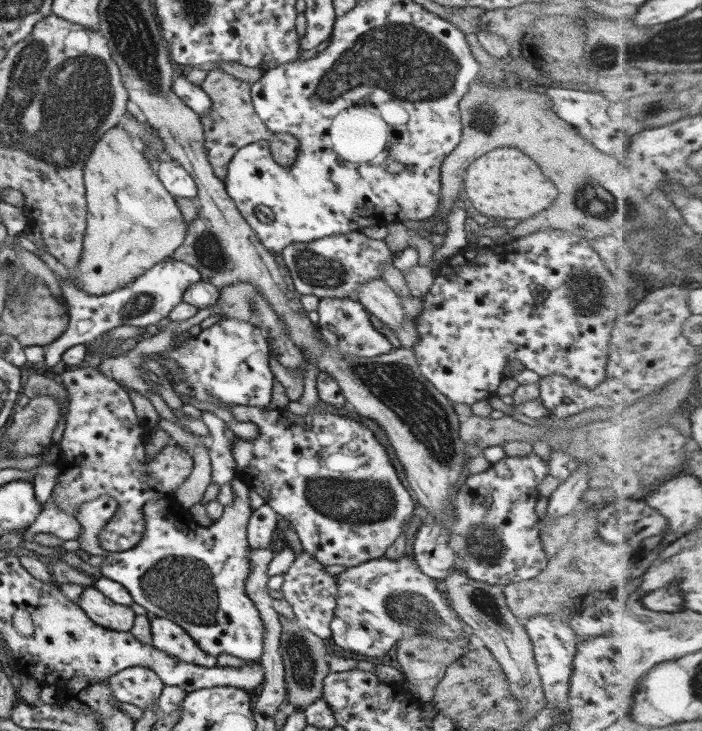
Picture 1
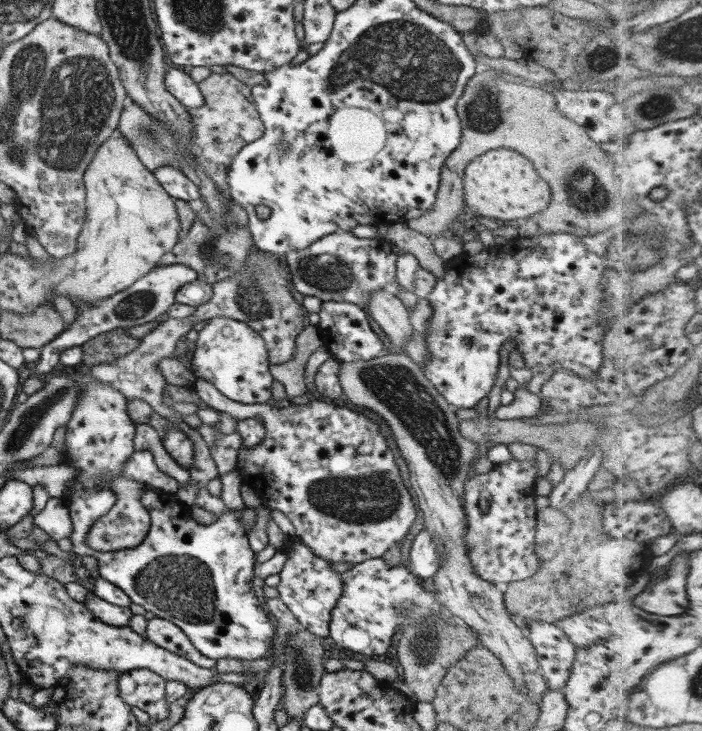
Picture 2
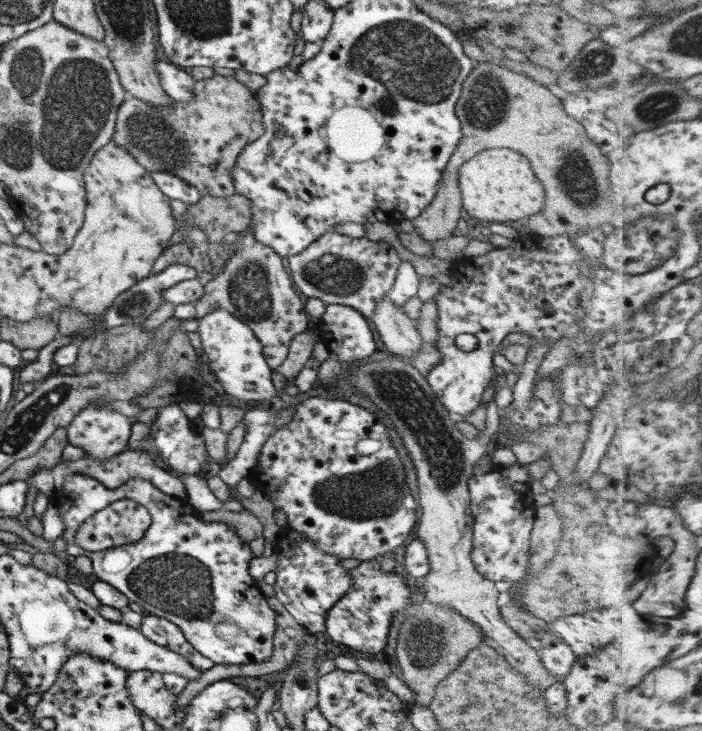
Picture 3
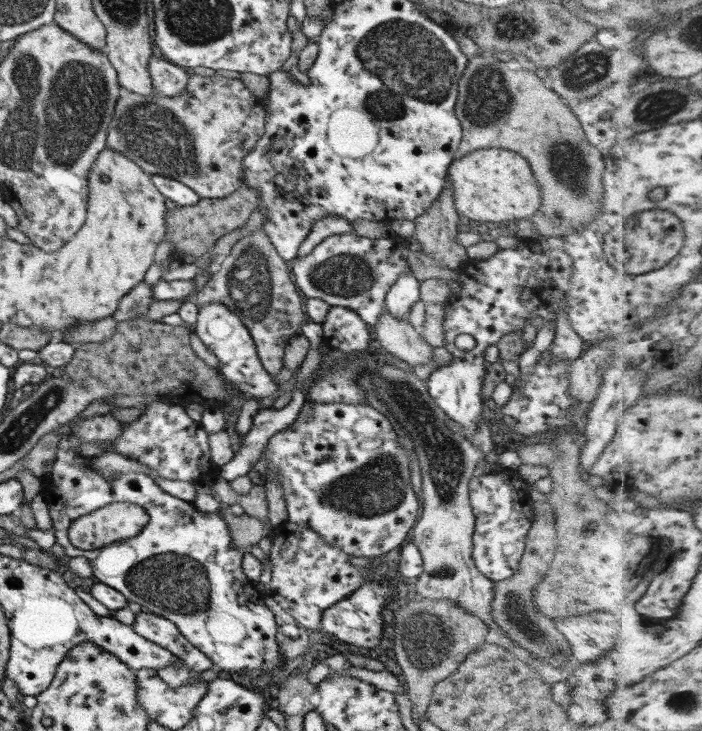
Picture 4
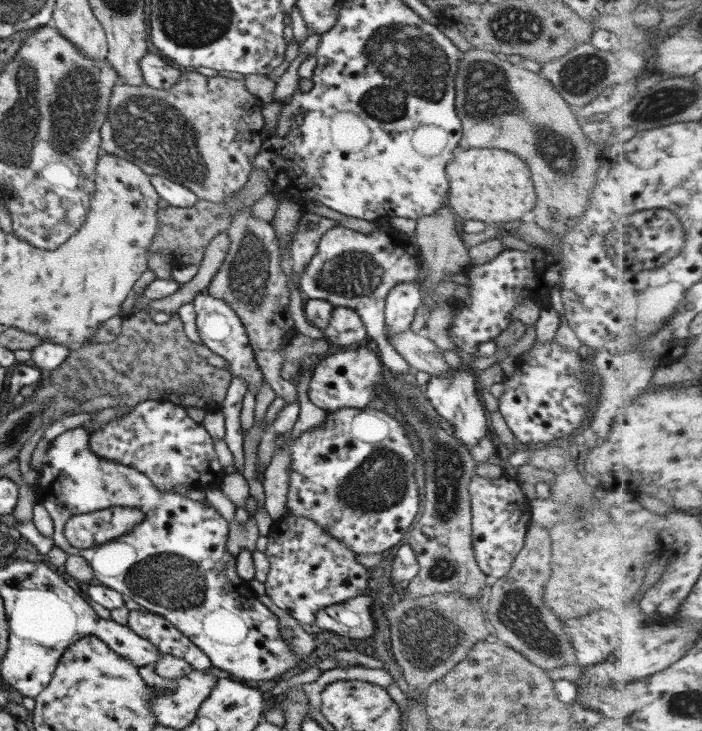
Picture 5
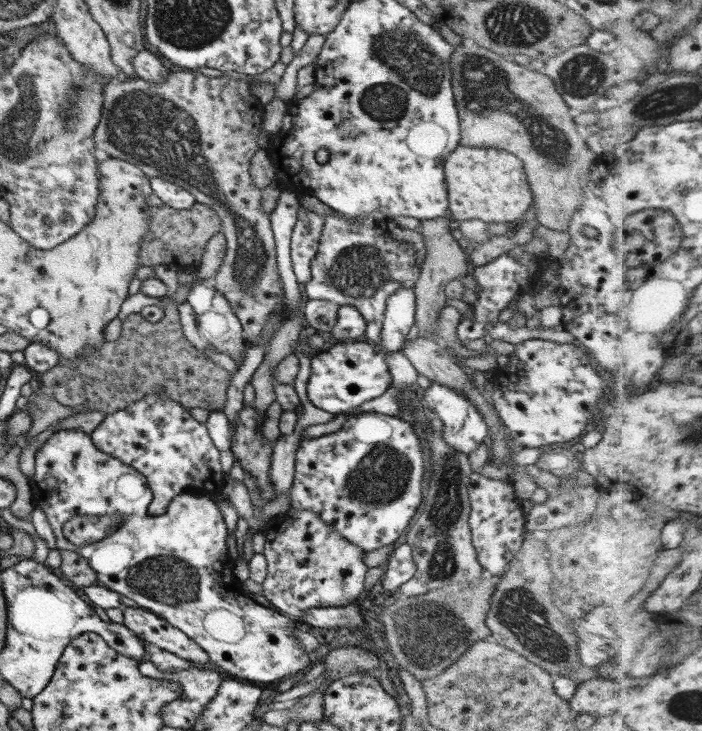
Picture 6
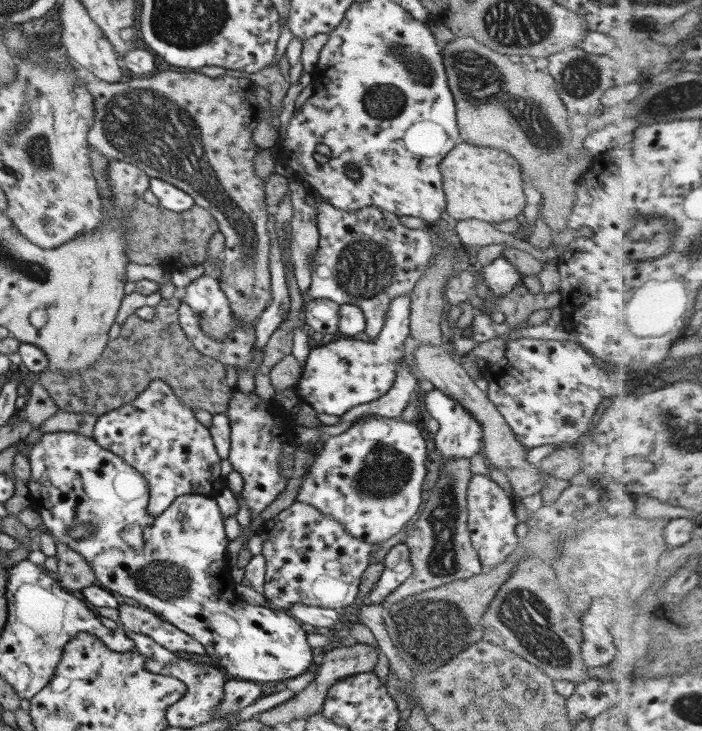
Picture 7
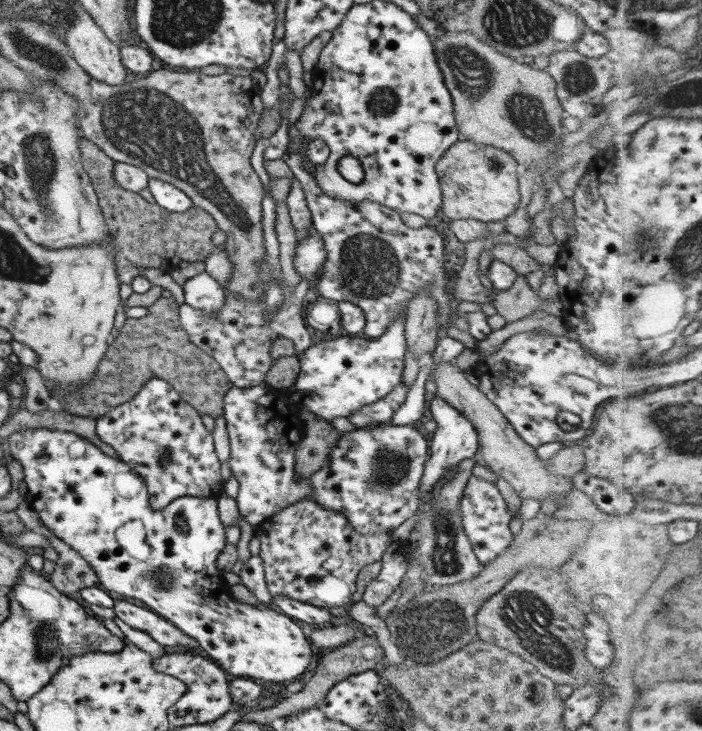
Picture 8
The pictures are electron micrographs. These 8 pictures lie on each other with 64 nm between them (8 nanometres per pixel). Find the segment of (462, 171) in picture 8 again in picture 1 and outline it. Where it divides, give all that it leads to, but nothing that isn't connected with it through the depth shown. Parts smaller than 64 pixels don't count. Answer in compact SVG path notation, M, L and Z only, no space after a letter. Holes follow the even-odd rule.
M496 148L478 158L466 169L463 184L467 204L472 204L478 212L494 216L499 221L505 218L520 221L530 217L535 219L538 213L554 202L559 193L554 184L542 176L538 164L514 148Z

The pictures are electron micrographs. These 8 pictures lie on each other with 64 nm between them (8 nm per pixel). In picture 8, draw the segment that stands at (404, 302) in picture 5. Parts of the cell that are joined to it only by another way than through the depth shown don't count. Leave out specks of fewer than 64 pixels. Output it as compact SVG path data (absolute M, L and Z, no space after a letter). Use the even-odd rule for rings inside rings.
M394 319L376 339L366 340L355 336L326 337L314 341L302 354L298 353L300 372L297 381L287 390L278 390L267 385L258 387L231 387L224 395L224 418L230 441L229 468L238 480L239 492L236 499L238 510L252 527L281 512L283 508L302 500L314 500L311 478L296 475L295 452L303 437L307 435L305 416L302 411L311 412L315 419L332 420L337 416L347 417L360 407L372 404L389 394L402 381L404 356L406 356L405 320Z

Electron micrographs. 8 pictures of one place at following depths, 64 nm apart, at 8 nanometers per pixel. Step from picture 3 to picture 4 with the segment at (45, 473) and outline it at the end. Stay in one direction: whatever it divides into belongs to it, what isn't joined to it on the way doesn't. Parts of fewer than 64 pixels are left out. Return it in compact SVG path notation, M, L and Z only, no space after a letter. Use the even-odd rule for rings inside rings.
M108 452L102 453L102 456L90 457L90 465L94 465L94 469L106 477L112 477L114 472L140 472L151 477L162 491L171 496L190 502L196 498L196 489L190 481L164 480L156 476L154 471L144 470L144 466L140 466L135 460L128 460L118 453Z

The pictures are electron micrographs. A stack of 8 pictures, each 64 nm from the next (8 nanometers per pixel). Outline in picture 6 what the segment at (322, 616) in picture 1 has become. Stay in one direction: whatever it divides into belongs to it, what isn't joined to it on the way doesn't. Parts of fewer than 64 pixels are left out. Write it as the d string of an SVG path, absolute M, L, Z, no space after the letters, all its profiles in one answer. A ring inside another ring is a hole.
M290 507L288 512L268 522L265 530L260 530L260 533L266 537L262 554L267 560L267 575L262 584L262 595L282 614L302 620L303 612L310 608L346 606L363 596L364 578L369 569L363 561L366 552L357 544L346 540L344 536L338 535L334 529L330 529L330 525L326 525L318 514L306 508Z

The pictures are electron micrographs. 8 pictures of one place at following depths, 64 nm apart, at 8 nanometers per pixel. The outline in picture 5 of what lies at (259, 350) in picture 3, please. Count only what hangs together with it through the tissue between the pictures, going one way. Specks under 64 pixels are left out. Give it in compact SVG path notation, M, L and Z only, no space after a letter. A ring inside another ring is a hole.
M201 290L196 294L192 304L197 314L197 332L201 342L212 352L226 359L228 366L225 369L231 372L233 377L242 378L247 384L247 390L254 393L258 392L262 388L263 382L265 382L265 376L259 369L260 366L255 359L253 348L250 346L250 339L240 317L229 304L226 304L226 301L212 296L207 290Z

